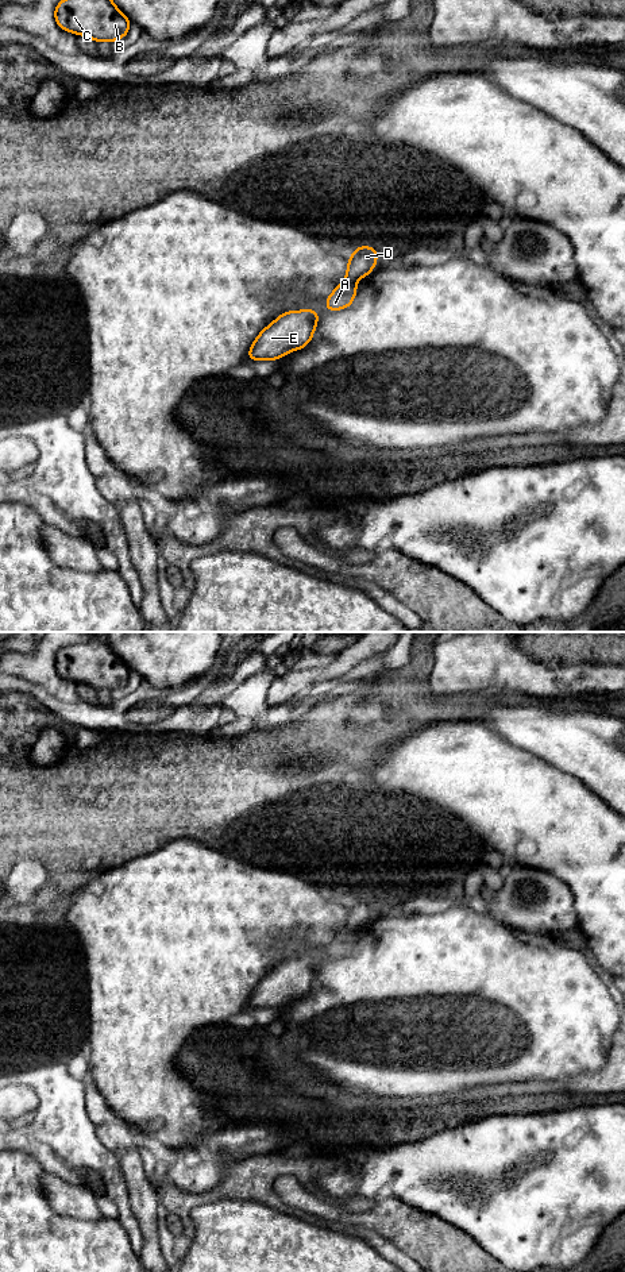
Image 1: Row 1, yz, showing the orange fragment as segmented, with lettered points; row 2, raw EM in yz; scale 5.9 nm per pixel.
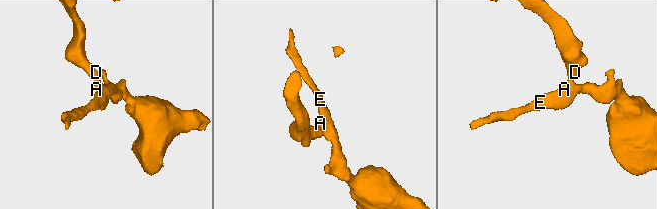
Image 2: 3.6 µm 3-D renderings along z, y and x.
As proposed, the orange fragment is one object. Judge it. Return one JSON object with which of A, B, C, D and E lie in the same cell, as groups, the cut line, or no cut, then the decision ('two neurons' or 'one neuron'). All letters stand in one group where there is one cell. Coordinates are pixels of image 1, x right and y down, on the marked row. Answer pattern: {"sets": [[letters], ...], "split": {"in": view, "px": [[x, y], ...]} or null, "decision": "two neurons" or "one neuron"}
{"sets": [["A", "E"], ["B", "C", "D"]], "split": {"in": "yz", "px": [[346, 277], [355, 281]]}, "decision": "two neurons"}

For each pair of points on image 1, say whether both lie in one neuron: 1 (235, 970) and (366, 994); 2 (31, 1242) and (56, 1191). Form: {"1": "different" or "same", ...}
{"1": "different", "2": "different"}

